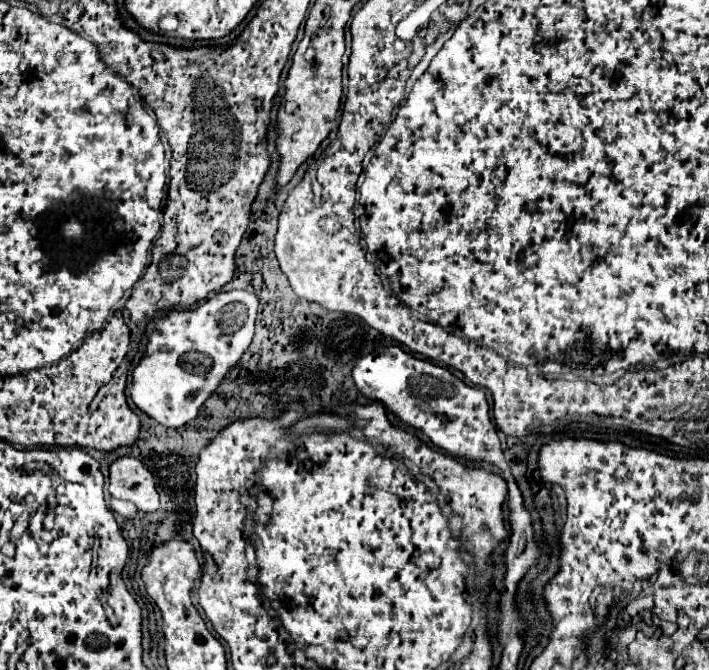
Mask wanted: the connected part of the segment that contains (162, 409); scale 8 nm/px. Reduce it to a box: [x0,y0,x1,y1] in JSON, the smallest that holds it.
[131,290,259,428]

